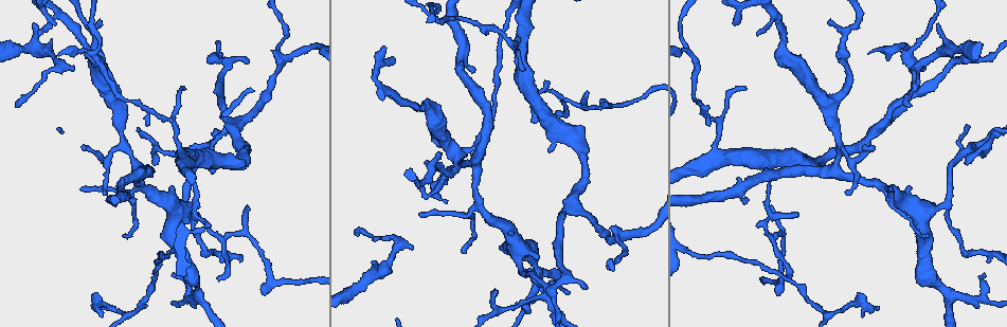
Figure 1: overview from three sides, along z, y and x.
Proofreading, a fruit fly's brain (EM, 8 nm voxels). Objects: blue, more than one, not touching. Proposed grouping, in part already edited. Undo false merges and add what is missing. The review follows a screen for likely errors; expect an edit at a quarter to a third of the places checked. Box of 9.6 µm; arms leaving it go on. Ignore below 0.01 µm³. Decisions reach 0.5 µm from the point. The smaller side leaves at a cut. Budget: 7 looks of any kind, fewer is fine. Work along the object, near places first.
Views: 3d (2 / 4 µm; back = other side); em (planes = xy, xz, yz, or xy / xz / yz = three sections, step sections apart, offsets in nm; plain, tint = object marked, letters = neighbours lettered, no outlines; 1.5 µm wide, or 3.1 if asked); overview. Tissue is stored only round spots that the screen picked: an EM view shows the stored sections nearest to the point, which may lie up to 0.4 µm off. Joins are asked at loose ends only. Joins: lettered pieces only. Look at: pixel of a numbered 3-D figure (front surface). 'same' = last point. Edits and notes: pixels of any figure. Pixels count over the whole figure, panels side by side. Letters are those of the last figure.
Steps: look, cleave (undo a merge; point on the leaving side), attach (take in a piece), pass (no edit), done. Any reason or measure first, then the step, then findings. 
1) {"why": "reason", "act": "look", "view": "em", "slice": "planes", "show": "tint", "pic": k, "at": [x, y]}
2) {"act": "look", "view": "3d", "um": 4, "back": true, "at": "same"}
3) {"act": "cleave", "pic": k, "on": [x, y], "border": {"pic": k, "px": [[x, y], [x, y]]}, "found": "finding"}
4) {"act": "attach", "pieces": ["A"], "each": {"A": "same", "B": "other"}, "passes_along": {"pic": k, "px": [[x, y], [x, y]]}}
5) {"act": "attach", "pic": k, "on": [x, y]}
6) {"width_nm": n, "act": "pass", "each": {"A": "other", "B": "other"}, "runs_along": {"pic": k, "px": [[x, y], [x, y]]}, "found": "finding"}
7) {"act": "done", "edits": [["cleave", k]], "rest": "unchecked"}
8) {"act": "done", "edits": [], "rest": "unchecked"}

{"act": "look", "view": "em", "slice": "planes", "show": "letters", "pic": 1, "at": [936, 25]}

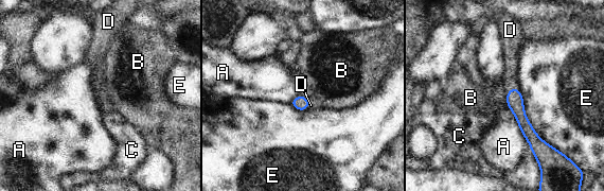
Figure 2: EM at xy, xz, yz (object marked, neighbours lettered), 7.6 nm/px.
{"longest_contact_nm": ["E", 550], "act": "attach", "pieces": ["D"], "each": {"A": "other", "B": "other", "C": "other", "D": "same", "E": "other"}, "passes_along": {"pic": 2, "px": [[514, 99], [512, 88], [509, 77]]}, "found": "it goes on there"}

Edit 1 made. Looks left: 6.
{"why": "see it whole again", "act": "look", "view": "overview"}

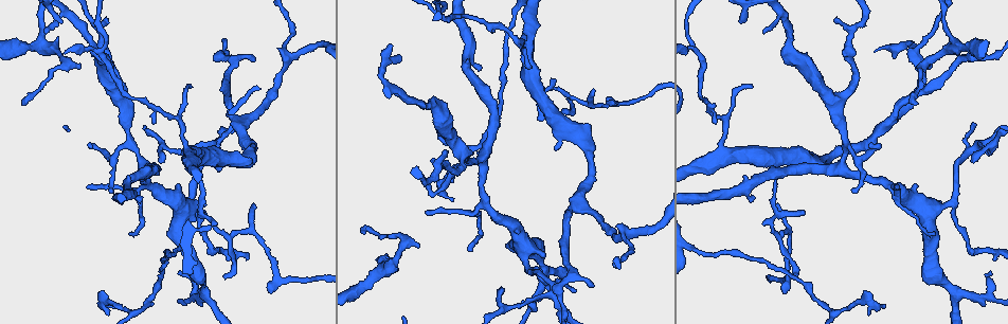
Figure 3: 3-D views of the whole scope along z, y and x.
{"why": "free end", "act": "look", "view": "3d", "um": 4, "pic": 3, "at": [918, 103]}

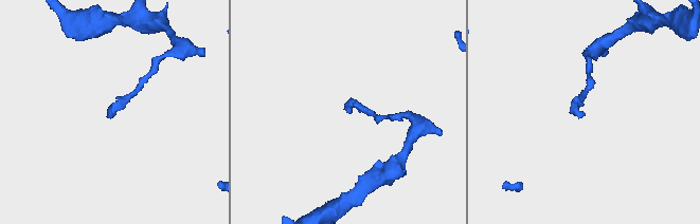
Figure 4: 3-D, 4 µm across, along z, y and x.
{"act": "look", "view": "em", "slice": "planes", "show": "letters", "pic": 4, "at": [583, 115]}

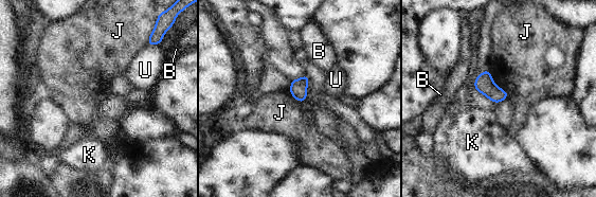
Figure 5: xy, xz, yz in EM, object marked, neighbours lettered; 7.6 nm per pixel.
{"act": "pass", "each": {"B": "other", "J": "other", "K": "other", "U": "other"}, "border": {"pic": 5, "px": [[488, 70], [508, 97]]}, "found": "no lettered piece goes on from it"}

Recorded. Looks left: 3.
{"why": "tapers out", "act": "look", "view": "3d", "um": 4, "pic": 3, "at": [255, 58]}

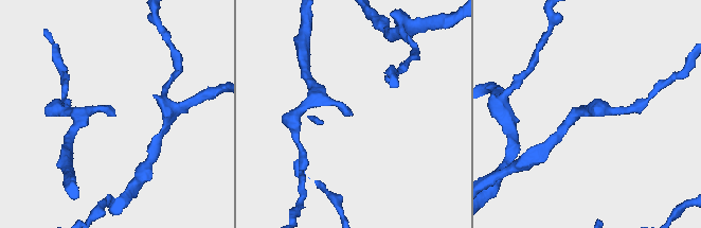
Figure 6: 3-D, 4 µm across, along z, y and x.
{"act": "look", "view": "em", "slice": "planes", "show": "letters", "pic": 6, "at": [352, 114]}

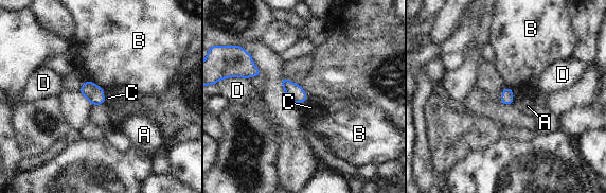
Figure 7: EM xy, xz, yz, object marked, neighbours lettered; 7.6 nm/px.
{"act": "pass", "each": {"A": "other", "B": "other", "C": "other", "D": "other"}, "border": {"pic": 7, "px": [[308, 95], [305, 101], [298, 104]]}, "found": "none of them fits"}

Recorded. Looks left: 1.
{"act": "done", "edits": [["attach", 2]], "rest": "unchecked"}

